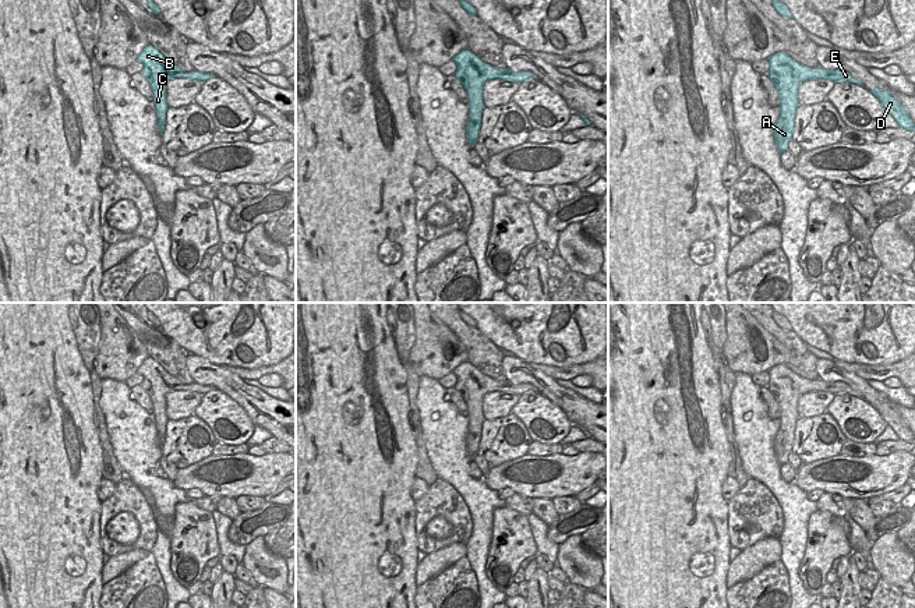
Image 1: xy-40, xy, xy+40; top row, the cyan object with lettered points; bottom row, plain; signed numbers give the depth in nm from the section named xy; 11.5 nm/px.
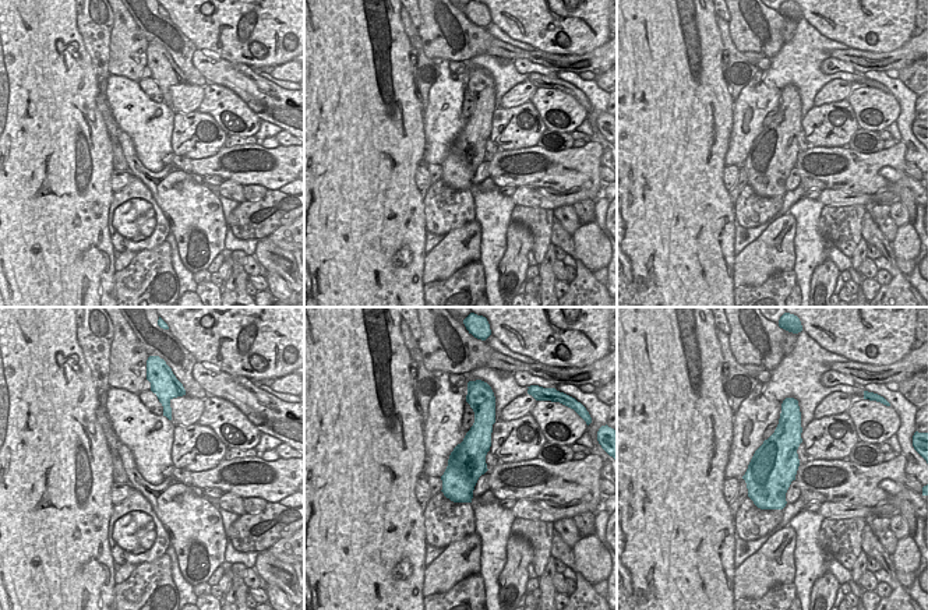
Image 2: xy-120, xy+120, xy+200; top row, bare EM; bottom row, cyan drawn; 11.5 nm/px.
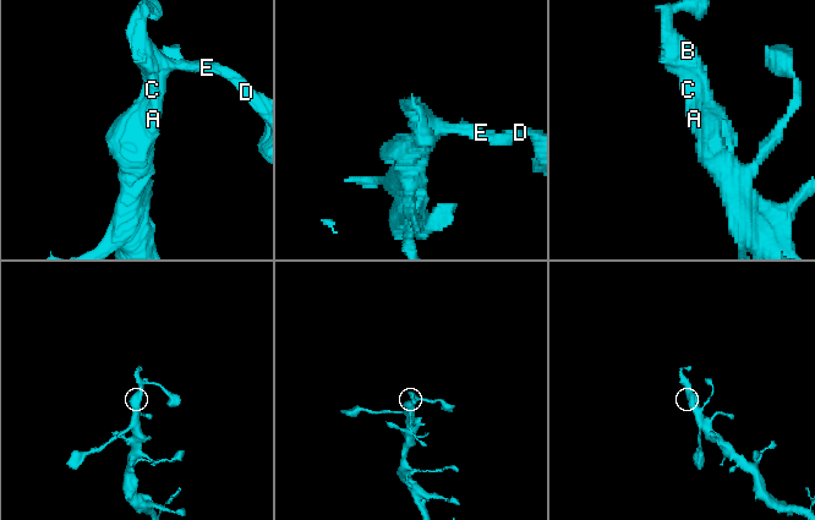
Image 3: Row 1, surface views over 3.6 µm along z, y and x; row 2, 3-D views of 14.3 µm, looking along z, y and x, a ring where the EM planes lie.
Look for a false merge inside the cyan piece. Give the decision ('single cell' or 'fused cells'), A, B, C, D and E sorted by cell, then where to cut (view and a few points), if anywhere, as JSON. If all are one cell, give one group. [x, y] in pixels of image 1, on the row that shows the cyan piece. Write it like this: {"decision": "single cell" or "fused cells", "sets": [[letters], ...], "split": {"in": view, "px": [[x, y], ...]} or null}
{"decision": "single cell", "sets": [["A", "B", "C", "D", "E"]], "split": null}

